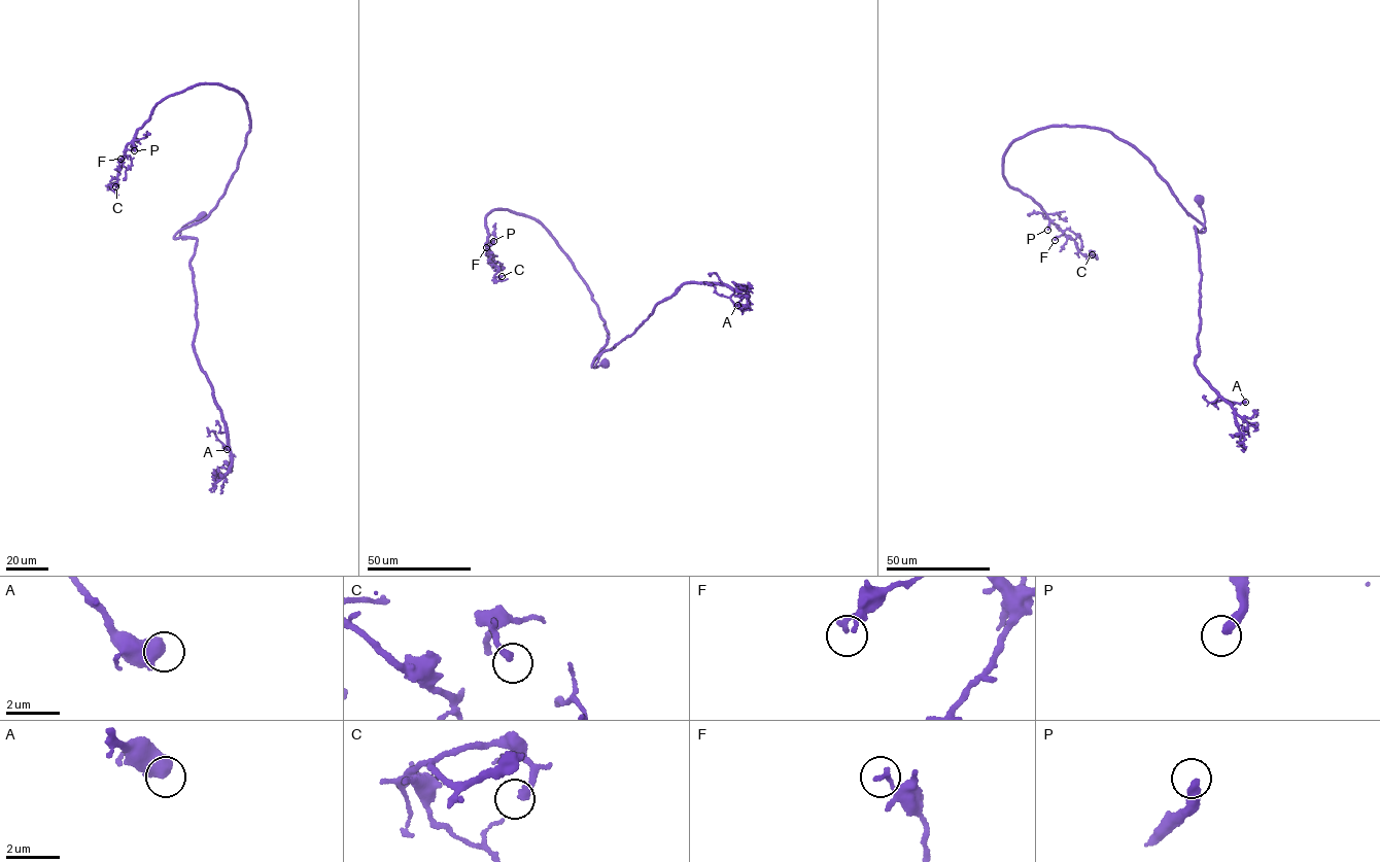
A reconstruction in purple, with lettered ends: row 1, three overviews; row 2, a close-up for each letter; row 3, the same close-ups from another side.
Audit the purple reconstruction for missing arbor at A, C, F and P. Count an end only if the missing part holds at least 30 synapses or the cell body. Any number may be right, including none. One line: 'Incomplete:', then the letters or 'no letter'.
Incomplete: P

